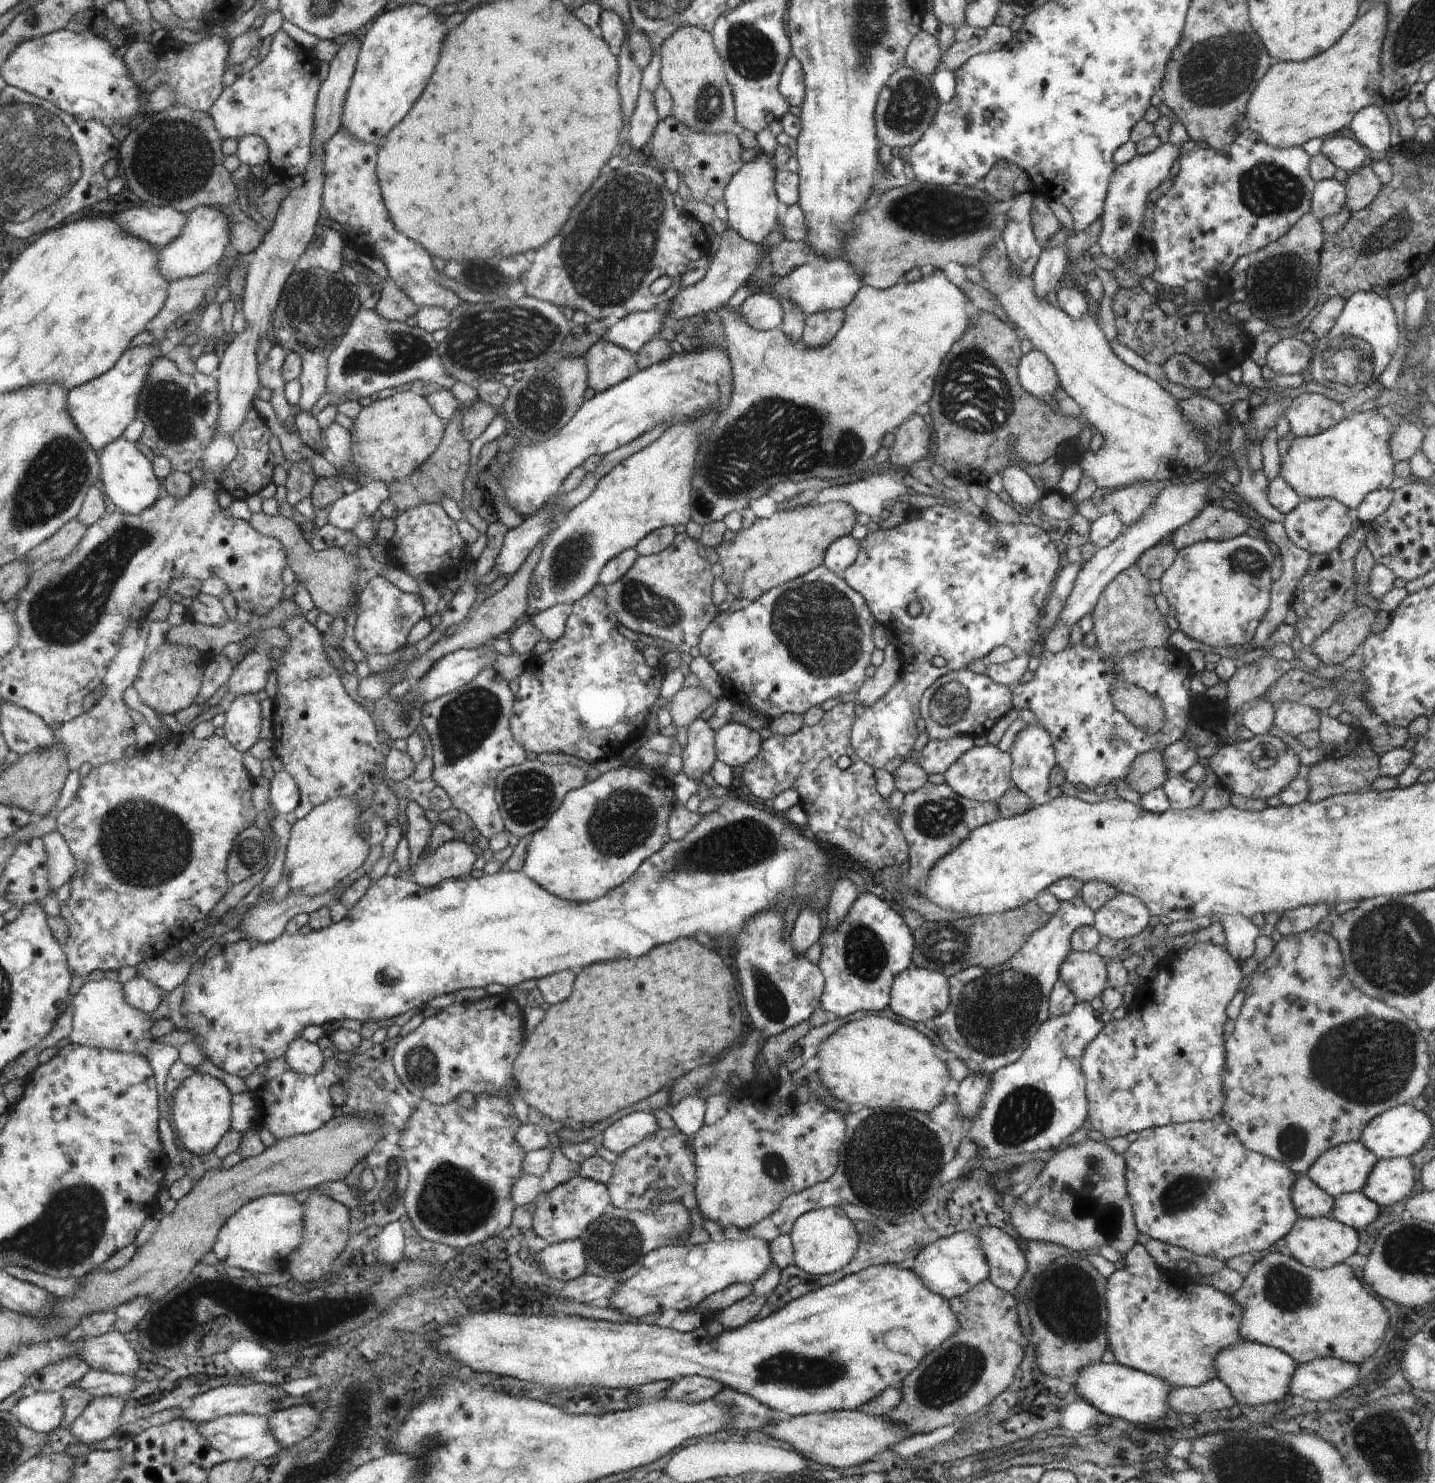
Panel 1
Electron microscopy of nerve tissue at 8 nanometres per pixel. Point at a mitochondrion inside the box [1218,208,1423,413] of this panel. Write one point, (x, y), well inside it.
(1281, 284)

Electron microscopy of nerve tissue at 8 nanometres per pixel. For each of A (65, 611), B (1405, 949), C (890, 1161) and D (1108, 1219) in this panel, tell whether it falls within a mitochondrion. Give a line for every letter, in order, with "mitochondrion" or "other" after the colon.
A: mitochondrion
B: mitochondrion
C: mitochondrion
D: mitochondrion

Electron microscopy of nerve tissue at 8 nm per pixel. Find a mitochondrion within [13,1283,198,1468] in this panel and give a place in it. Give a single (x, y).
(162, 1313)

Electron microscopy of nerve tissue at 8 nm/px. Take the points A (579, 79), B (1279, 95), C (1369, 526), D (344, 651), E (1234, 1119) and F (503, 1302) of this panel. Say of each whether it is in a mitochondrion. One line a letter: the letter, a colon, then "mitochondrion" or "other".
A: other
B: other
C: other
D: other
E: other
F: other

